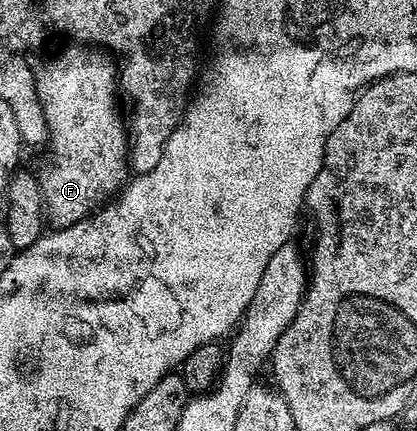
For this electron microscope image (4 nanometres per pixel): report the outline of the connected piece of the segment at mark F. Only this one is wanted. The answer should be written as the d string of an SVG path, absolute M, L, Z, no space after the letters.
M81 42L70 45L35 72L49 148L49 165L39 172L39 181L47 220L54 229L93 215L126 183L131 172L127 124L117 113L118 65L96 47Z

